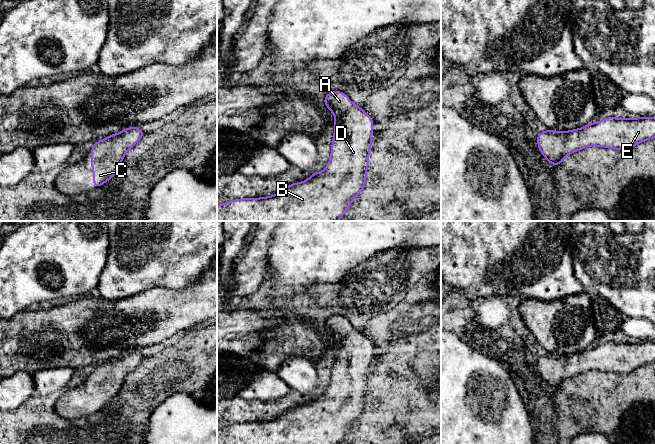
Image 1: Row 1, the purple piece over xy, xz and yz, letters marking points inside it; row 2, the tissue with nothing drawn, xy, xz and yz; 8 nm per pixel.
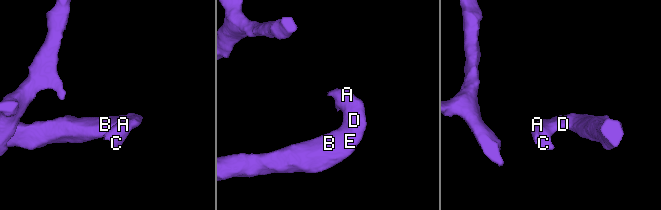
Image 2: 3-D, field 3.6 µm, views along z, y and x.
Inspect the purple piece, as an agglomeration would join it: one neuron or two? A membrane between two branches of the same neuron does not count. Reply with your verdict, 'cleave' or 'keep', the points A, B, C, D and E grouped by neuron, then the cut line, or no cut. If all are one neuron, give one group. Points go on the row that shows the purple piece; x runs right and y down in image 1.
cleave | A C / B D E | xz (353, 103), (352, 110), (343, 119), (340, 119), (335, 127)

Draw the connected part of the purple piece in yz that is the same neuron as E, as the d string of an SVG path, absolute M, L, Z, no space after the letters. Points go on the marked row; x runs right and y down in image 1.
M608 117L579 129L557 132L557 135L570 141L574 152L588 146L628 150L655 138L655 117L631 119Z

